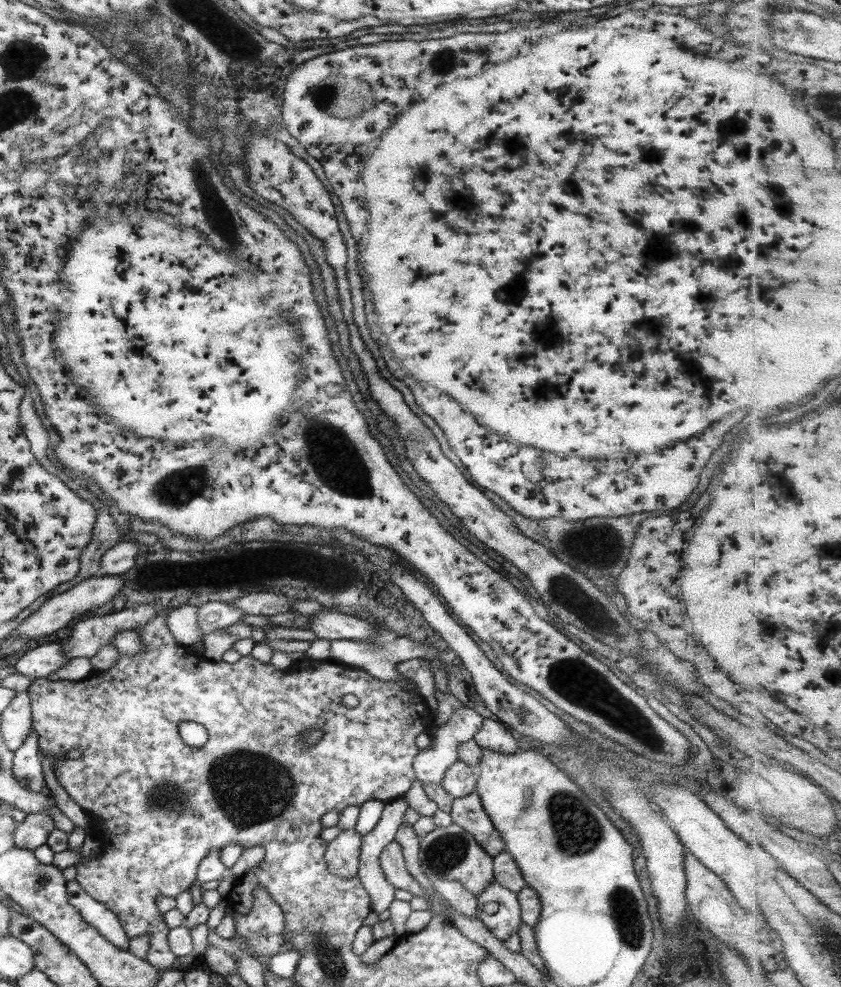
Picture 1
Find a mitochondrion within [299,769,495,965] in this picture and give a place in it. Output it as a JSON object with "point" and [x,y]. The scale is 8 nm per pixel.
{"point":[446,851]}

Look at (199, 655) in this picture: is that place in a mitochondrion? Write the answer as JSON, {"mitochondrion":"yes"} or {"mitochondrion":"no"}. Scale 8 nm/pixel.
{"mitochondrion":"no"}

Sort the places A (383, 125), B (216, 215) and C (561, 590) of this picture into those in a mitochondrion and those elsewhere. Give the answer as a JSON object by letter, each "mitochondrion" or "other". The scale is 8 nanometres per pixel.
{"A":"other","B":"mitochondrion","C":"mitochondrion"}

